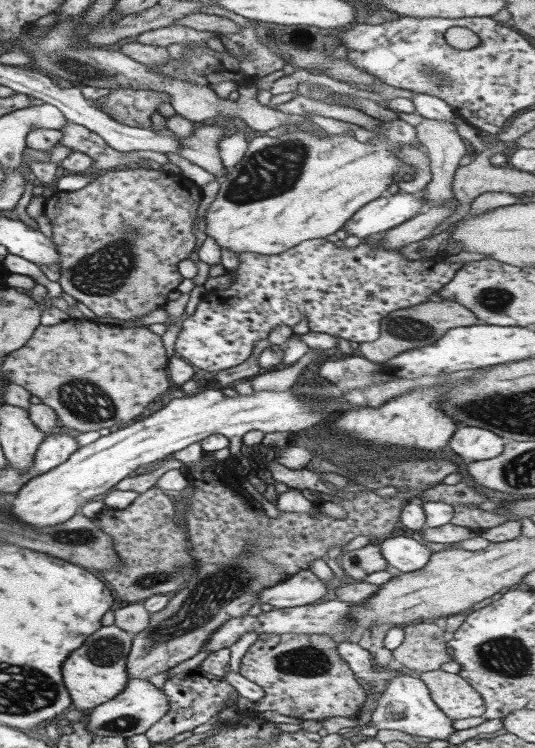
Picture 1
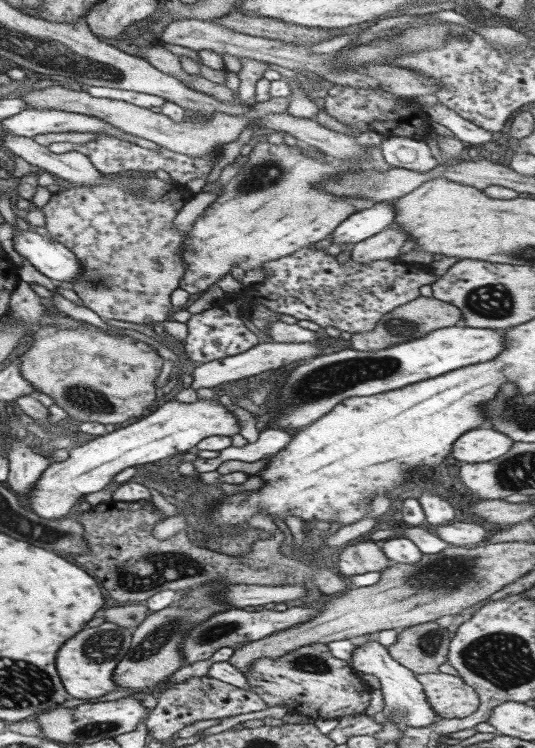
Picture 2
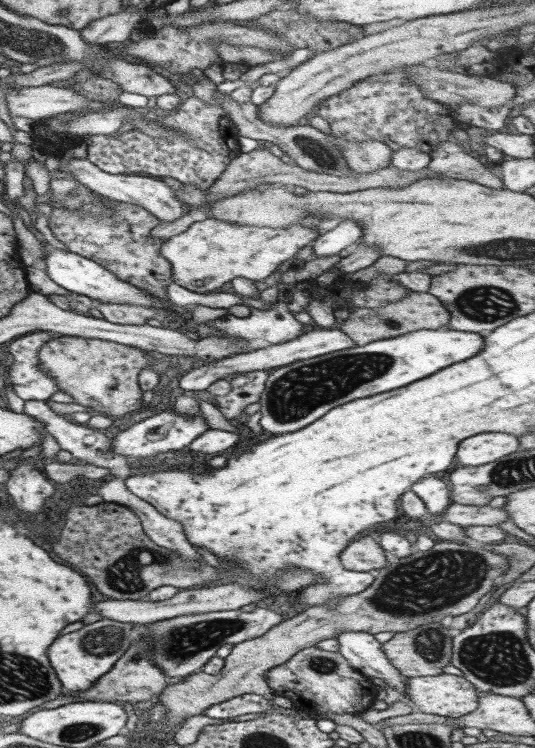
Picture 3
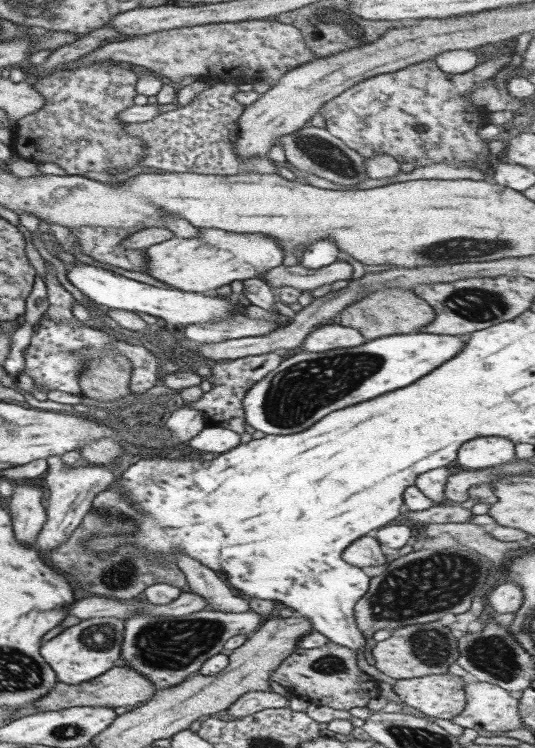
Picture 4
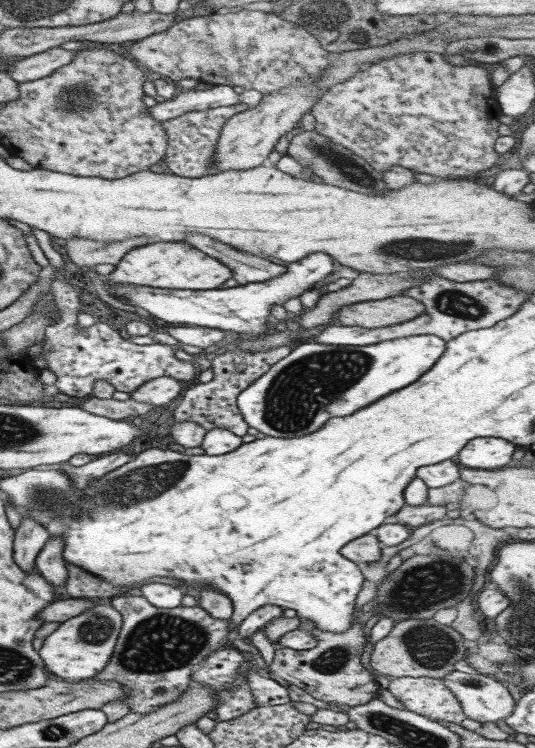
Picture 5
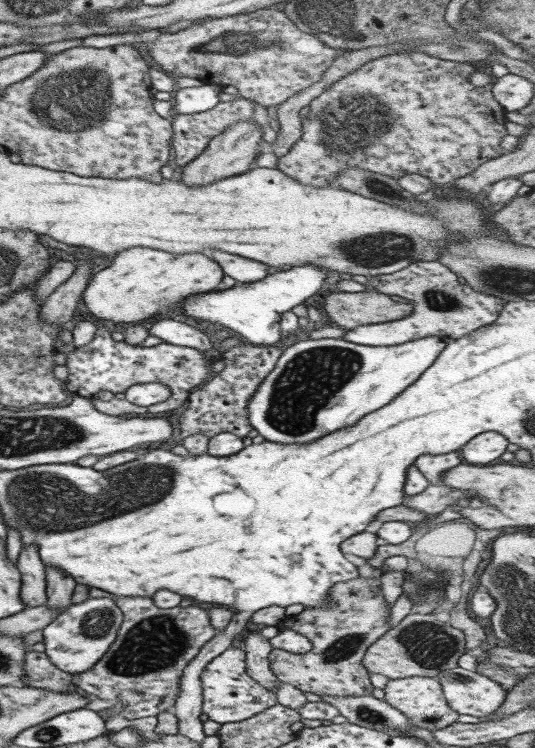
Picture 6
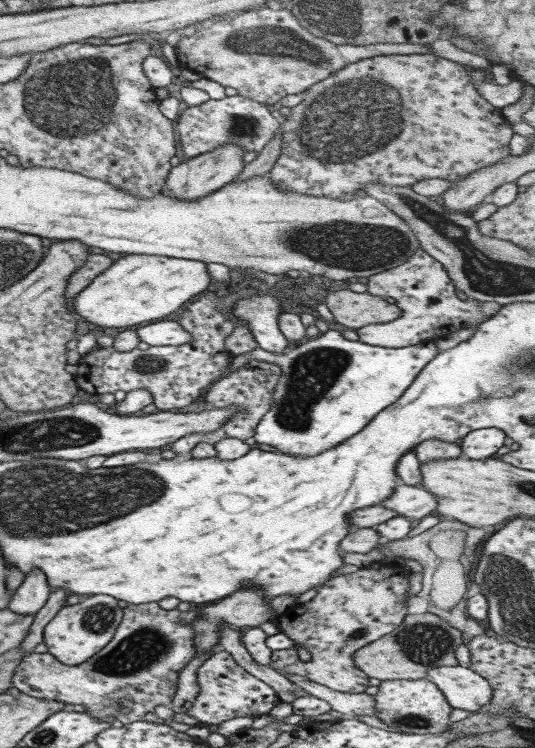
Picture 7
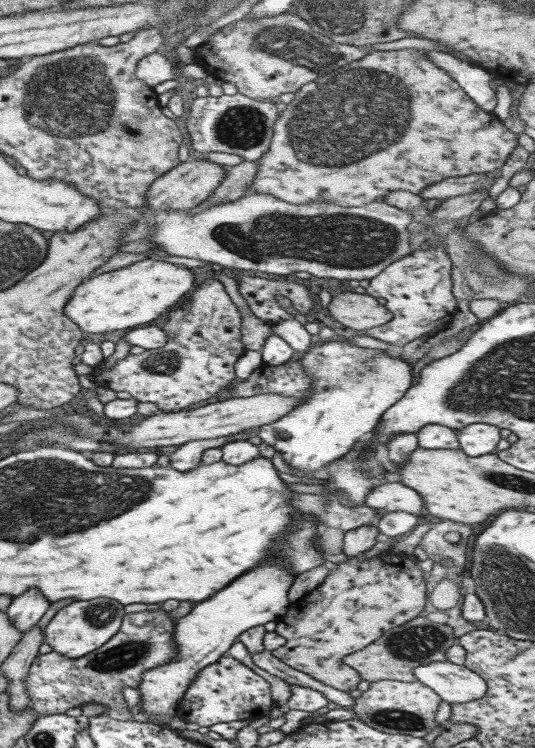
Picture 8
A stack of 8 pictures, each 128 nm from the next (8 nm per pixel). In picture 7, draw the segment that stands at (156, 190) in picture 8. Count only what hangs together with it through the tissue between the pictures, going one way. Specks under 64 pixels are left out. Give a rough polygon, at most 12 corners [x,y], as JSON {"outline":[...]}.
{"outline":[[235,144],[171,168],[160,193],[202,198],[237,178],[244,153]]}

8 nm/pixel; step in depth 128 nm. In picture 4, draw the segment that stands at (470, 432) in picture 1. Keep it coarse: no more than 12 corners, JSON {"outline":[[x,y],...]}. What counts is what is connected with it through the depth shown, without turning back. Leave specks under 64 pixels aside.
{"outline":[[499,436],[466,440],[457,462],[484,469],[517,459]]}

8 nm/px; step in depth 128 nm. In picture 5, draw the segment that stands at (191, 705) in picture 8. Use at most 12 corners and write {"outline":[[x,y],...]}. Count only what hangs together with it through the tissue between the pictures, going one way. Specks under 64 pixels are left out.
{"outline":[[210,653],[192,682],[216,690],[219,721],[254,708],[248,681],[237,668],[244,653]]}

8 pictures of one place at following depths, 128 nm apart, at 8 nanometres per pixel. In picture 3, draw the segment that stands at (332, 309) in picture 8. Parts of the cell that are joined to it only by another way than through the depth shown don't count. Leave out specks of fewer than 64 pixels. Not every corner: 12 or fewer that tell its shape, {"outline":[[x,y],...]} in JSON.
{"outline":[[431,294],[354,309],[339,330],[356,346],[446,327]]}

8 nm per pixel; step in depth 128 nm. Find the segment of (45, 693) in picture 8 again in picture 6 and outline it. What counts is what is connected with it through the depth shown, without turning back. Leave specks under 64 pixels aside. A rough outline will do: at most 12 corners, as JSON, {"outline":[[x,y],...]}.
{"outline":[[115,598],[114,642],[82,674],[24,657],[26,687],[79,692],[127,720],[176,704],[217,632],[206,607]]}

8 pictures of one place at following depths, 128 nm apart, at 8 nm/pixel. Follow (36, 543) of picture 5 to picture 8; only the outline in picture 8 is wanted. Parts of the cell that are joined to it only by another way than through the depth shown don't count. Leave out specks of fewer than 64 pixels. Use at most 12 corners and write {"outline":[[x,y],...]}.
{"outline":[[39,590],[13,598],[5,610],[24,634],[41,618],[50,602]]}

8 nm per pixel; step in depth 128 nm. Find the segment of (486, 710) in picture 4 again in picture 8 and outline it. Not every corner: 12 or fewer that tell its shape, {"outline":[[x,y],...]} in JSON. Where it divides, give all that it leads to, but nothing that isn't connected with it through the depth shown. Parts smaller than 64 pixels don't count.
{"outline":[[448,661],[413,676],[450,706],[487,691],[479,674]]}

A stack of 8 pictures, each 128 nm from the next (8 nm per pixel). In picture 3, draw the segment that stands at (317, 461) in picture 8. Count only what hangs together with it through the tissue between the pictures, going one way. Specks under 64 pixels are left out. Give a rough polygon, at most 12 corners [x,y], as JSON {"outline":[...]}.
{"outline":[[440,327],[271,369],[259,425],[295,432],[331,406],[475,356]]}

